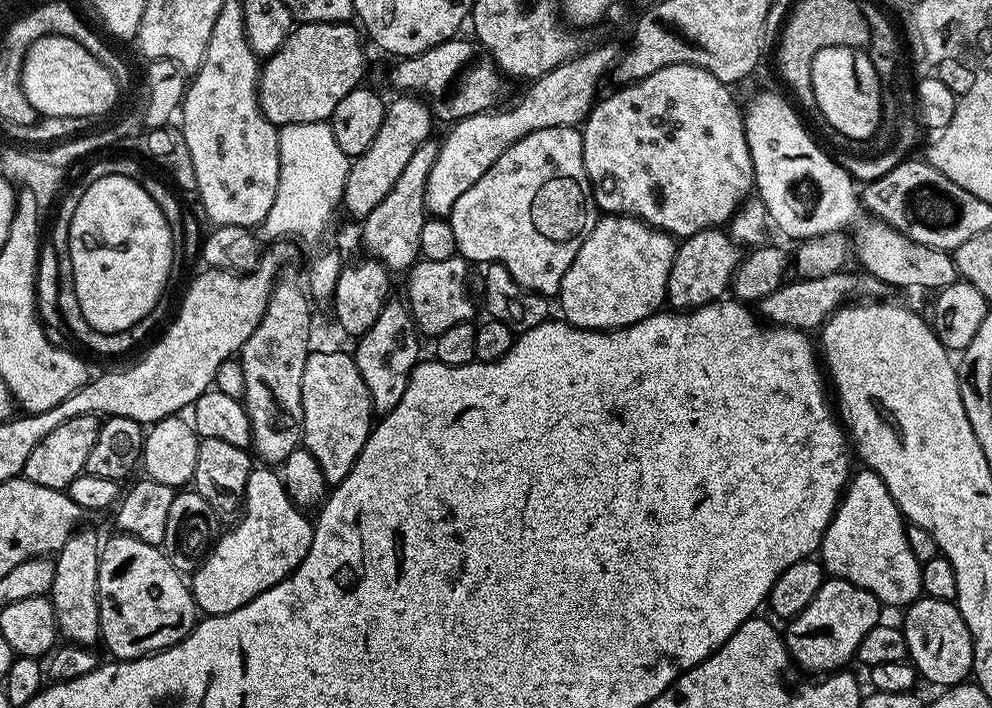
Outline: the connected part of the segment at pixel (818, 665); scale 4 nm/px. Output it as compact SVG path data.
M825 579L822 590L814 594L814 602L810 602L810 606L802 610L802 614L787 621L786 631L783 633L784 644L793 661L805 673L831 674L843 669L847 665L844 663L855 657L862 638L870 634L875 624L881 623L880 611L882 605L874 594L854 586L848 580Z

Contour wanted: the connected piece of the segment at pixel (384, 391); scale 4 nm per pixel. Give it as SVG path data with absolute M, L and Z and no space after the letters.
M389 302L384 305L382 314L378 314L378 322L374 322L374 326L370 326L370 330L366 330L366 334L355 341L354 359L358 374L362 374L362 382L366 382L366 388L370 390L373 413L387 414L394 410L394 406L398 406L398 402L402 402L408 379L421 359L420 340L421 333L412 321L407 303Z

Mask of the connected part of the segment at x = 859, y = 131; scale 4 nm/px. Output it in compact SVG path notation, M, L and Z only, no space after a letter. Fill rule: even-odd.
M846 46L818 50L818 54L814 54L810 78L814 90L814 108L824 115L825 122L848 140L871 141L882 127L880 115L885 115L886 105L880 79L867 51Z

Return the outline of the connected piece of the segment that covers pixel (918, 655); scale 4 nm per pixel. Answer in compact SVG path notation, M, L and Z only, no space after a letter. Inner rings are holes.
M921 598L909 604L903 616L908 654L923 679L925 676L932 684L951 686L963 684L973 675L972 635L953 601Z

